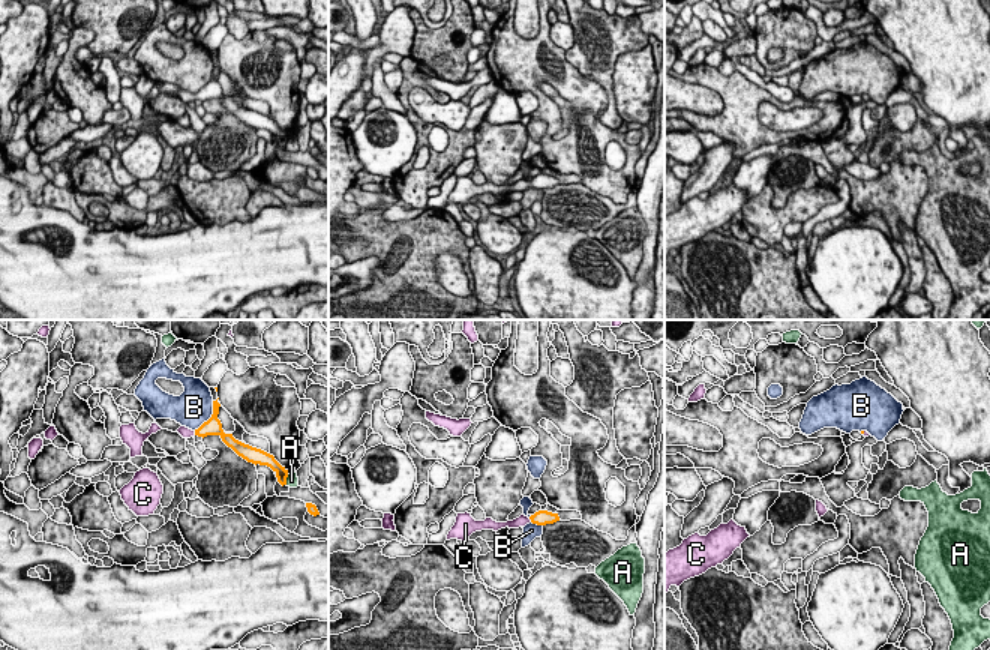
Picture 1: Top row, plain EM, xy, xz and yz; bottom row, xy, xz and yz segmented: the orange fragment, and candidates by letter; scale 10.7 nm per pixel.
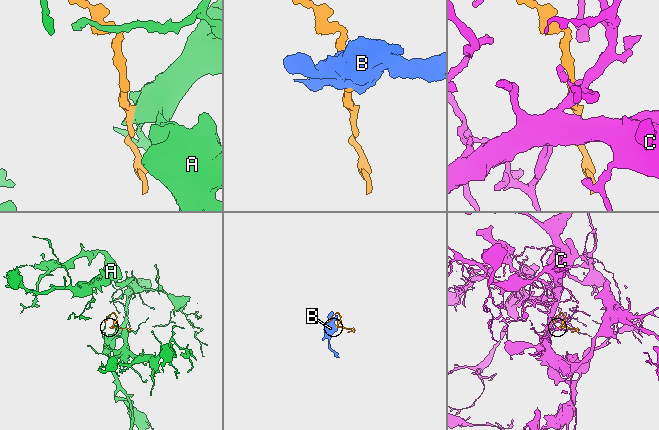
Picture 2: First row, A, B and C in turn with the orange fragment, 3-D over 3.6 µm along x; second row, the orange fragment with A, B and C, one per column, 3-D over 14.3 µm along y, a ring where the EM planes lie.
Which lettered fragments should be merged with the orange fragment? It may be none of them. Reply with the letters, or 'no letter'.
C

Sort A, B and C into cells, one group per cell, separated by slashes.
A / B / C

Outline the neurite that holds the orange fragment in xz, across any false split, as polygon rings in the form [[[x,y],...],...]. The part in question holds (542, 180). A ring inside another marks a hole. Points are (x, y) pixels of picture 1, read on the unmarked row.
[[[538,174],[530,182],[525,179],[520,179],[519,182],[513,185],[507,185],[507,186],[496,186],[492,182],[486,182],[484,185],[476,185],[471,180],[471,177],[465,176],[465,177],[458,177],[456,186],[447,198],[447,204],[458,203],[464,206],[464,204],[470,204],[470,200],[472,197],[482,195],[482,194],[498,195],[506,191],[508,192],[525,191],[530,186],[537,188],[537,189],[546,189],[546,188],[554,188],[556,185],[560,185],[558,177],[552,177],[548,174]]]

